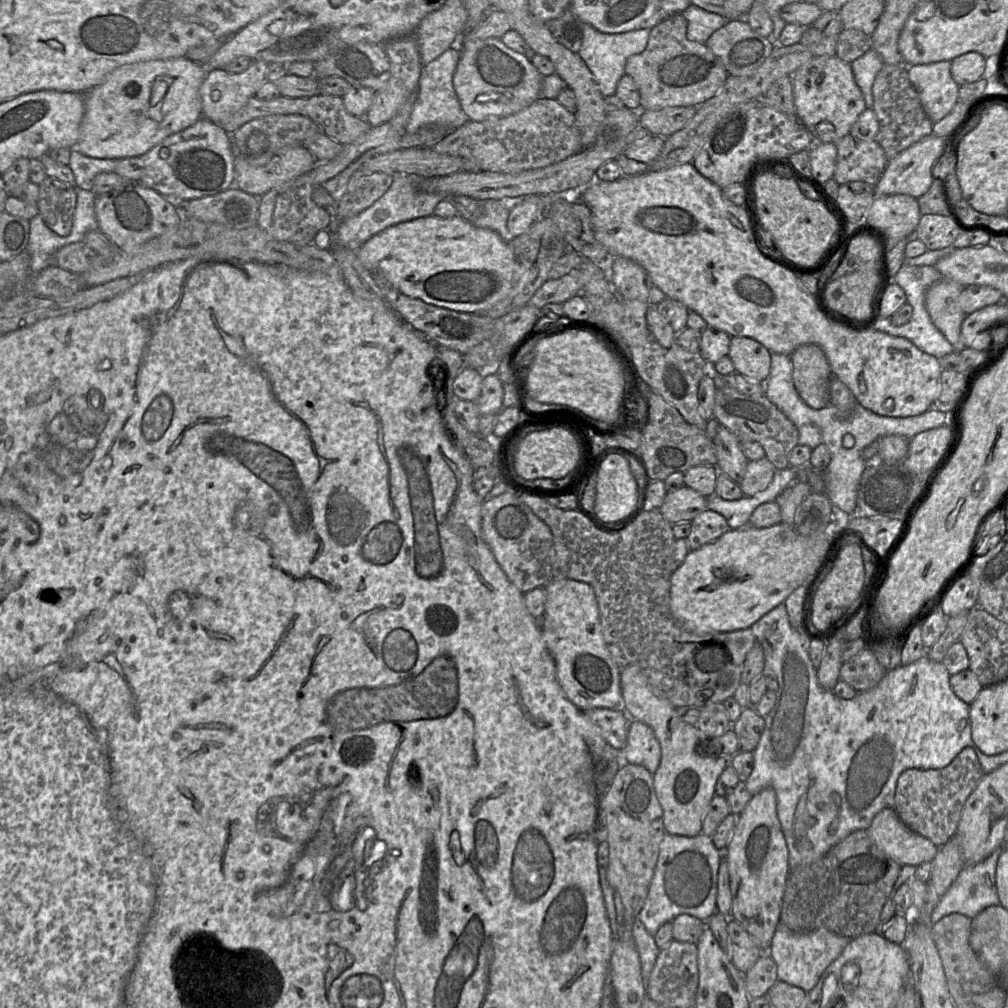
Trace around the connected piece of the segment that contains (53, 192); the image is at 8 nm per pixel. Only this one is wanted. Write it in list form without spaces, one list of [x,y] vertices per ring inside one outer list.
[[[46,175],[39,185],[37,207],[43,221],[56,234],[64,236],[72,228],[76,208],[76,188]]]

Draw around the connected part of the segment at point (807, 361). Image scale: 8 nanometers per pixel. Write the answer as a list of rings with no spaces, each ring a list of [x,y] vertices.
[[[804,344],[790,355],[795,389],[806,405],[822,409],[830,403],[832,371],[824,351],[815,344]]]

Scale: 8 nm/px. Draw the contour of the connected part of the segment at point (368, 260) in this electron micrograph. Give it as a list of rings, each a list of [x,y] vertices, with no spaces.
[[[431,215],[390,226],[366,241],[356,251],[356,255],[366,270],[368,270],[372,275],[383,277],[402,294],[410,298],[420,299],[428,304],[461,313],[485,312],[489,310],[499,301],[503,300],[510,293],[512,287],[514,286],[515,259],[513,251],[509,247],[508,243],[503,241],[499,234],[493,230],[476,227],[473,225],[473,223],[459,215],[453,216],[451,218],[440,218],[435,215]]]

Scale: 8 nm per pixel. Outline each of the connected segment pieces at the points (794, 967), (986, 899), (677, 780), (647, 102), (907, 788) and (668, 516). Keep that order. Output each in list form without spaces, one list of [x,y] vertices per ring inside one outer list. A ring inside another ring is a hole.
[[[779,922],[767,953],[776,964],[779,980],[808,992],[816,985],[827,966],[841,954],[850,940],[848,937],[825,928],[796,933]]]
[[[1005,845],[996,848],[983,861],[965,866],[930,915],[930,923],[934,924],[944,916],[959,913],[972,919],[985,908],[999,905],[1000,901],[996,889],[996,865]]]
[[[636,665],[620,670],[622,706],[632,719],[648,725],[654,732],[661,748],[661,760],[653,774],[654,789],[663,810],[665,832],[672,835],[695,837],[702,833],[702,822],[708,806],[716,795],[716,782],[731,757],[725,757],[715,742],[695,725],[679,719],[675,707],[666,699],[656,696],[647,677]]]
[[[682,13],[672,15],[650,29],[645,50],[627,59],[625,74],[630,76],[638,87],[641,111],[655,111],[665,107],[701,105],[718,93],[729,76],[722,61],[706,44],[691,41],[687,38],[687,20]]]
[[[964,748],[952,762],[941,769],[907,769],[897,780],[894,809],[899,819],[913,832],[929,839],[937,847],[944,845],[956,832],[964,804],[984,773],[973,748]]]
[[[684,485],[674,492],[667,492],[658,510],[667,522],[674,525],[679,522],[691,522],[706,509],[707,498]]]

